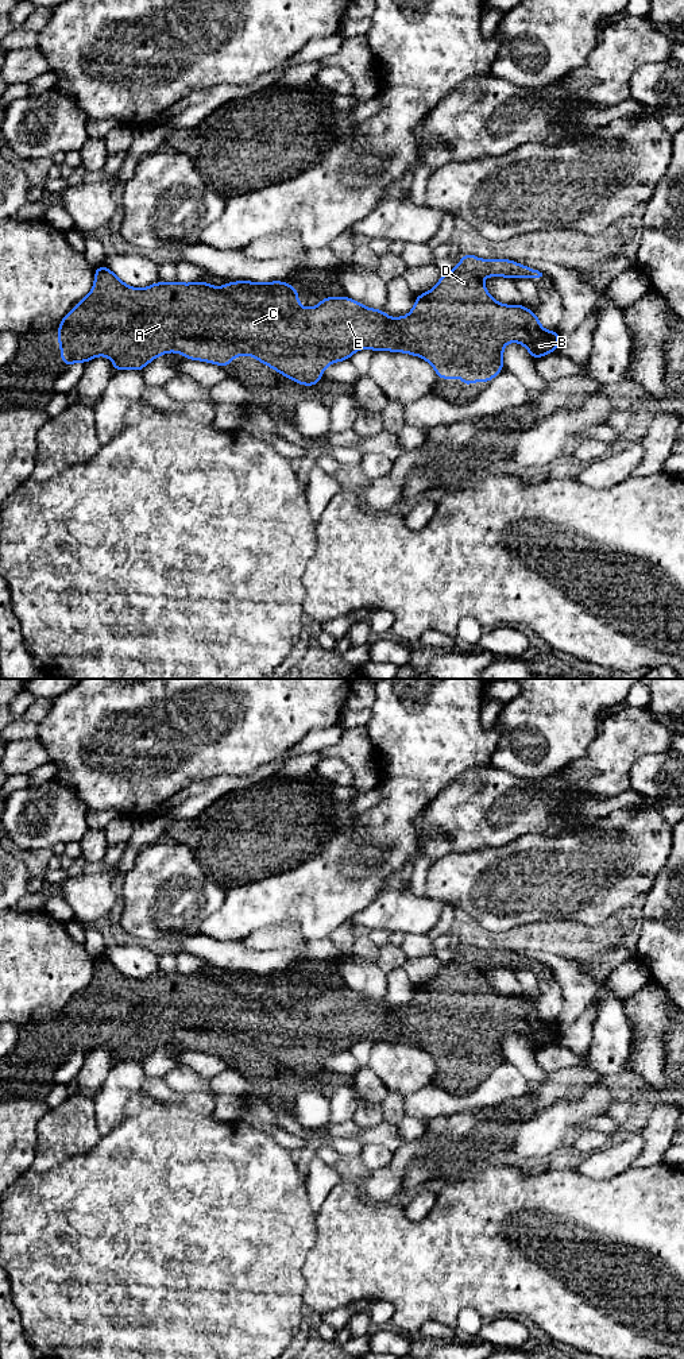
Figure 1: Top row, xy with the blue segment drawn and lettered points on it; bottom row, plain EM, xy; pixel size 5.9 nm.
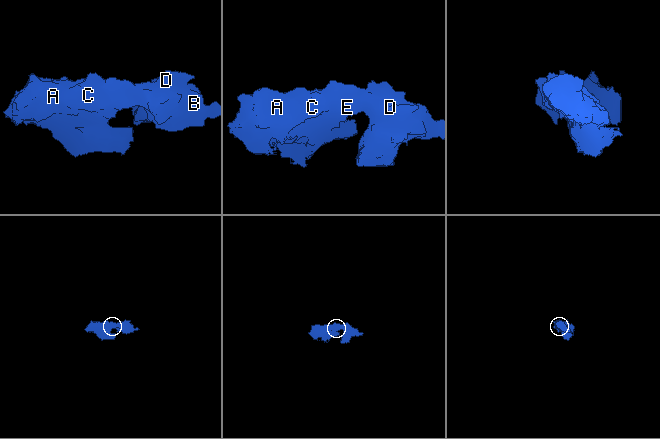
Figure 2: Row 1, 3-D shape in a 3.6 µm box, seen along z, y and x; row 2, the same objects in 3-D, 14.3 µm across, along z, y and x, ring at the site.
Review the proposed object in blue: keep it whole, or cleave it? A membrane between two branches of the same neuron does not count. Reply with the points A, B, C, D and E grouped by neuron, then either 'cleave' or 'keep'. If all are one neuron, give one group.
groups A B C D E; keep

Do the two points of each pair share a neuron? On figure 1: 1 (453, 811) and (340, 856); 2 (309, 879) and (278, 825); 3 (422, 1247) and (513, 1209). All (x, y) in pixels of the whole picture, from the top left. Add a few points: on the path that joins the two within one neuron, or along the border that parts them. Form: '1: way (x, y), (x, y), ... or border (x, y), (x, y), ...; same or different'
1: border (436, 798), (418, 819), (421, 840), (412, 856); different
2: border (337, 834), (333, 834), (320, 849), (310, 852); different
3: way (445, 1247), (475, 1247), (490, 1232); same

